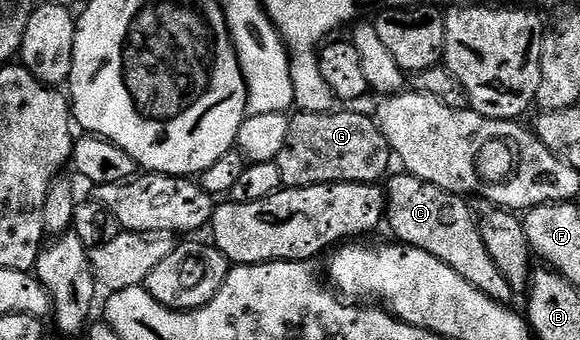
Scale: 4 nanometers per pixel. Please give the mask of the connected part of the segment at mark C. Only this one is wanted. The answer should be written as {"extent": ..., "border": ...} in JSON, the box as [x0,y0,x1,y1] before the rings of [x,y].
{"extent":[385,174,513,302],"border":[[[406,174],[398,175],[392,175],[385,184],[387,193],[385,224],[386,227],[391,227],[391,232],[395,235],[392,237],[409,248],[433,254],[433,258],[457,270],[457,274],[461,274],[465,282],[481,290],[481,294],[500,302],[510,301],[509,298],[512,299],[513,296],[511,287],[509,282],[505,282],[505,278],[501,278],[501,270],[497,270],[493,258],[489,258],[489,250],[485,250],[485,242],[481,242],[472,205],[466,204],[468,201],[464,197],[441,190],[421,178]]]}

